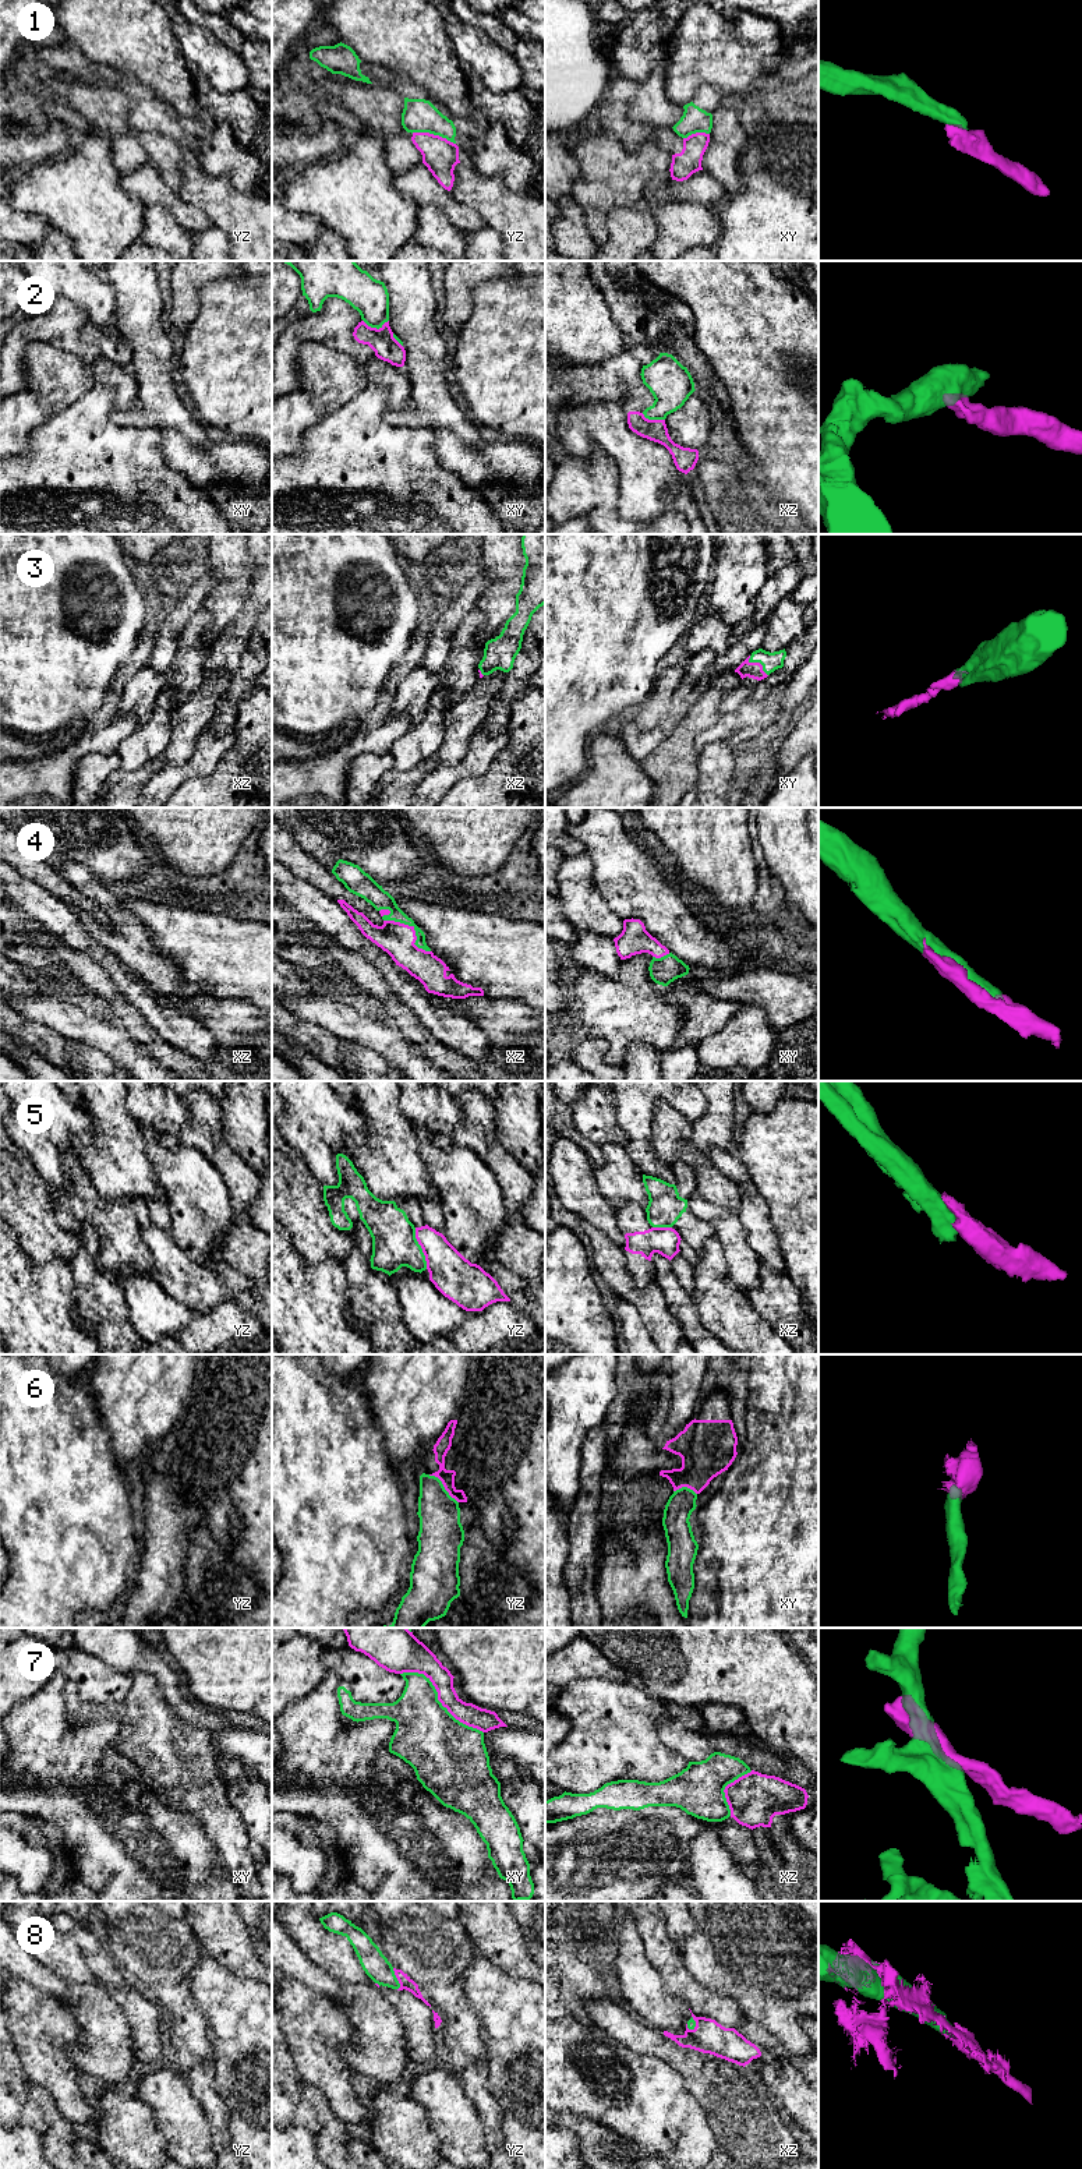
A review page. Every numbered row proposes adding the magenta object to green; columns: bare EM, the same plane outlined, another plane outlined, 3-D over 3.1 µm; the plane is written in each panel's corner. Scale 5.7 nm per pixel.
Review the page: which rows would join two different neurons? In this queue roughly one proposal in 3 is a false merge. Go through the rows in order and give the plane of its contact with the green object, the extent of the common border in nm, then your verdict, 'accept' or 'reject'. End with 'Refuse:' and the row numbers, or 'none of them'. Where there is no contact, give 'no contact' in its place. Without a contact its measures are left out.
1: contact in yz; length 260 nm; reject
2: contact in xy; length 150 nm; reject
3: contact in xy; length 160 nm; accept
4: contact in xz; length 320 nm; accept
5: contact in yz; length 260 nm; reject
6: contact in yz; length 240 nm; accept
7: contact in xy; length 600 nm; reject
8: contact in yz; length 130 nm; accept
Refuse: 1, 2, 5, 7

